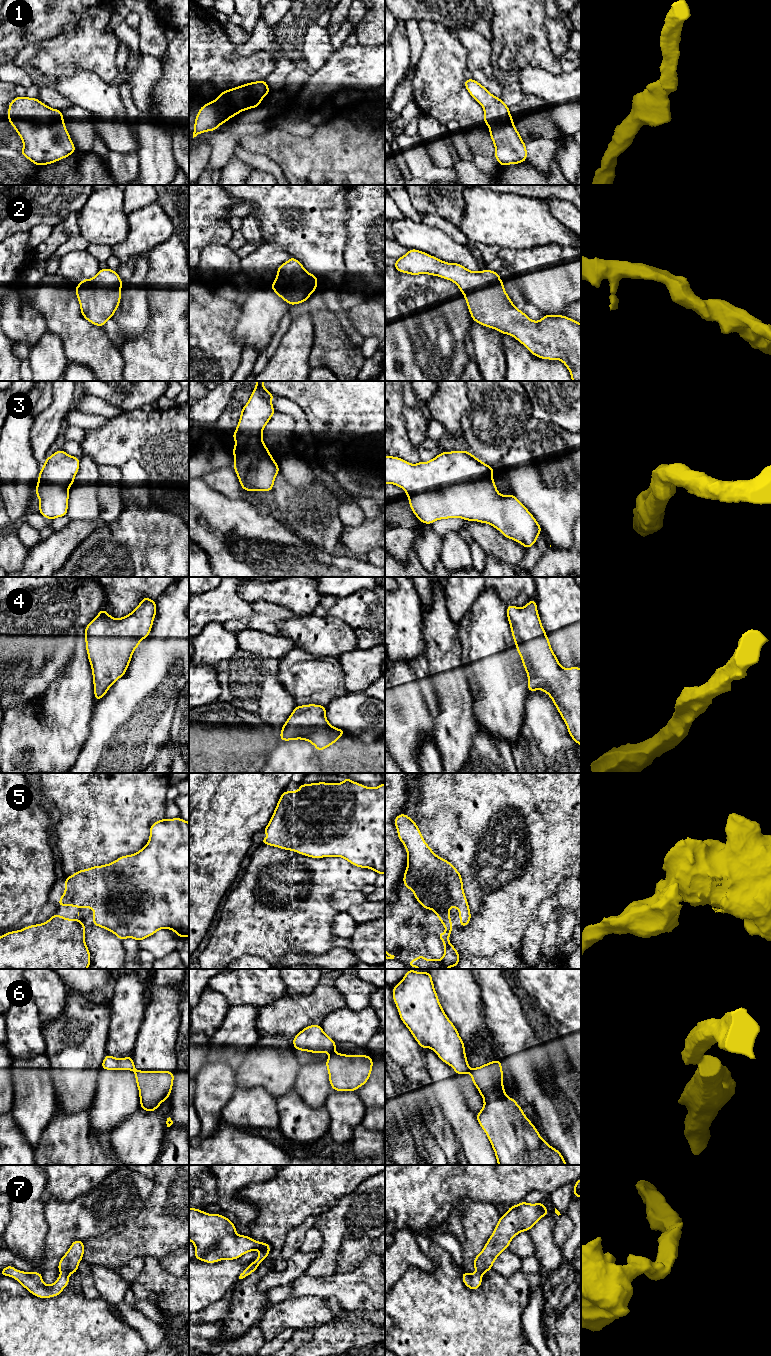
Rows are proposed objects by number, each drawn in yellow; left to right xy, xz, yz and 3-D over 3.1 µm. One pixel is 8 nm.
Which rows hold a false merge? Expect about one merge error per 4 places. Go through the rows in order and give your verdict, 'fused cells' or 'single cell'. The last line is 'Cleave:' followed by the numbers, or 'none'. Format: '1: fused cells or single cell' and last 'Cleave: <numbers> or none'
1: single cell
2: single cell
3: single cell
4: single cell
5: single cell
6: fused cells
7: single cell
Cleave: 6

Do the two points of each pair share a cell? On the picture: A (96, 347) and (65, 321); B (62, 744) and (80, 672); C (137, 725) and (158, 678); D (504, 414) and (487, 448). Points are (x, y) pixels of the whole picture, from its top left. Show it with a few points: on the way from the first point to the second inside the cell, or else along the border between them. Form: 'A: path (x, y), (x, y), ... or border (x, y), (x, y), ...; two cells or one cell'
A: path (88, 344), (73, 329); one cell
B: path (62, 726), (62, 715), (73, 690); one cell
C: path (137, 713), (149, 690); one cell
D: path (498, 422), (489, 432), (489, 440); one cell

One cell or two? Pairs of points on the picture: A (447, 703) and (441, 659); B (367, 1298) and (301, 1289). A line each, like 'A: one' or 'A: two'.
A: one
B: one

